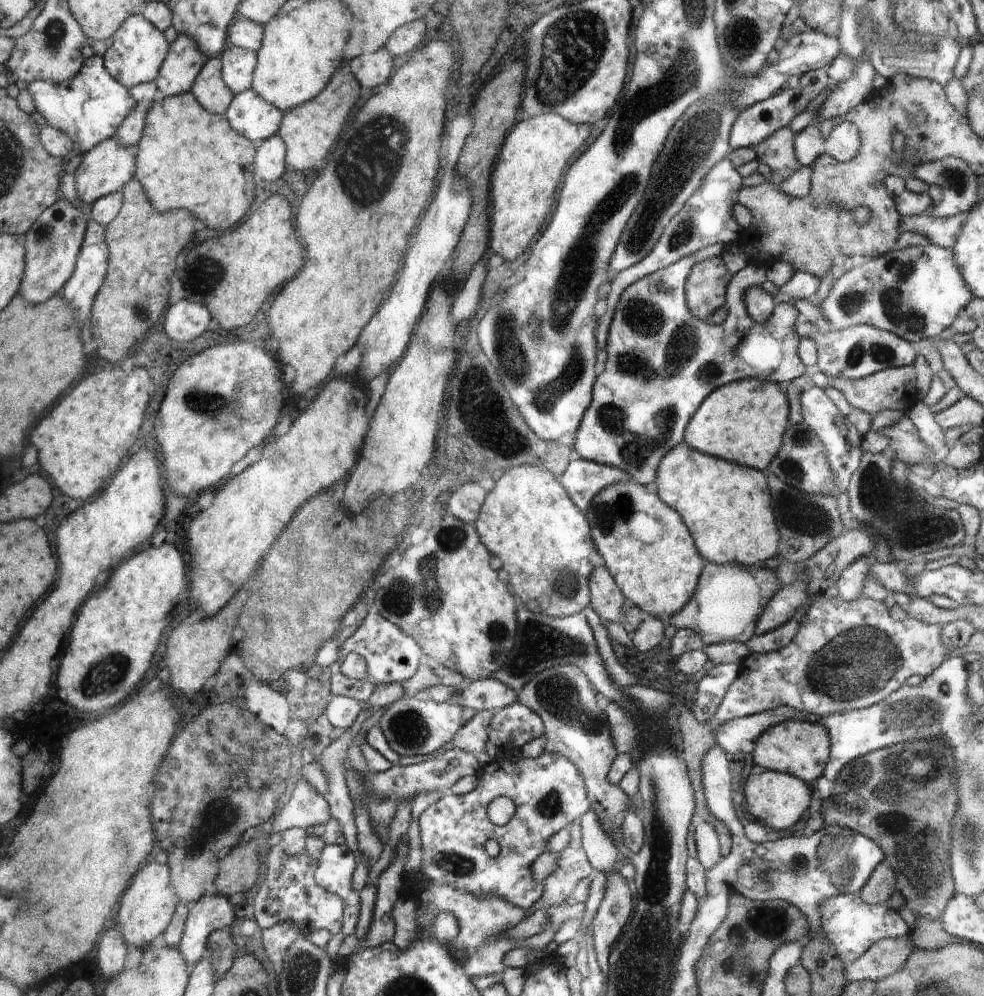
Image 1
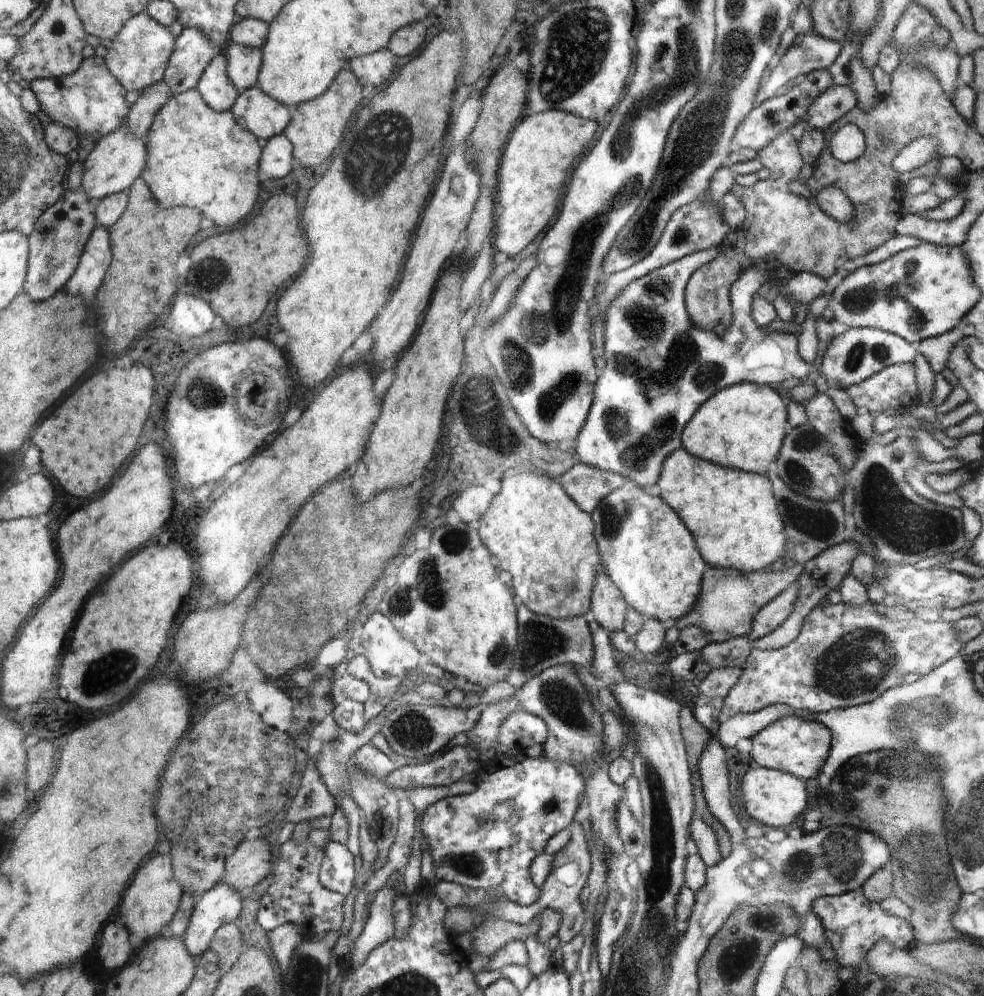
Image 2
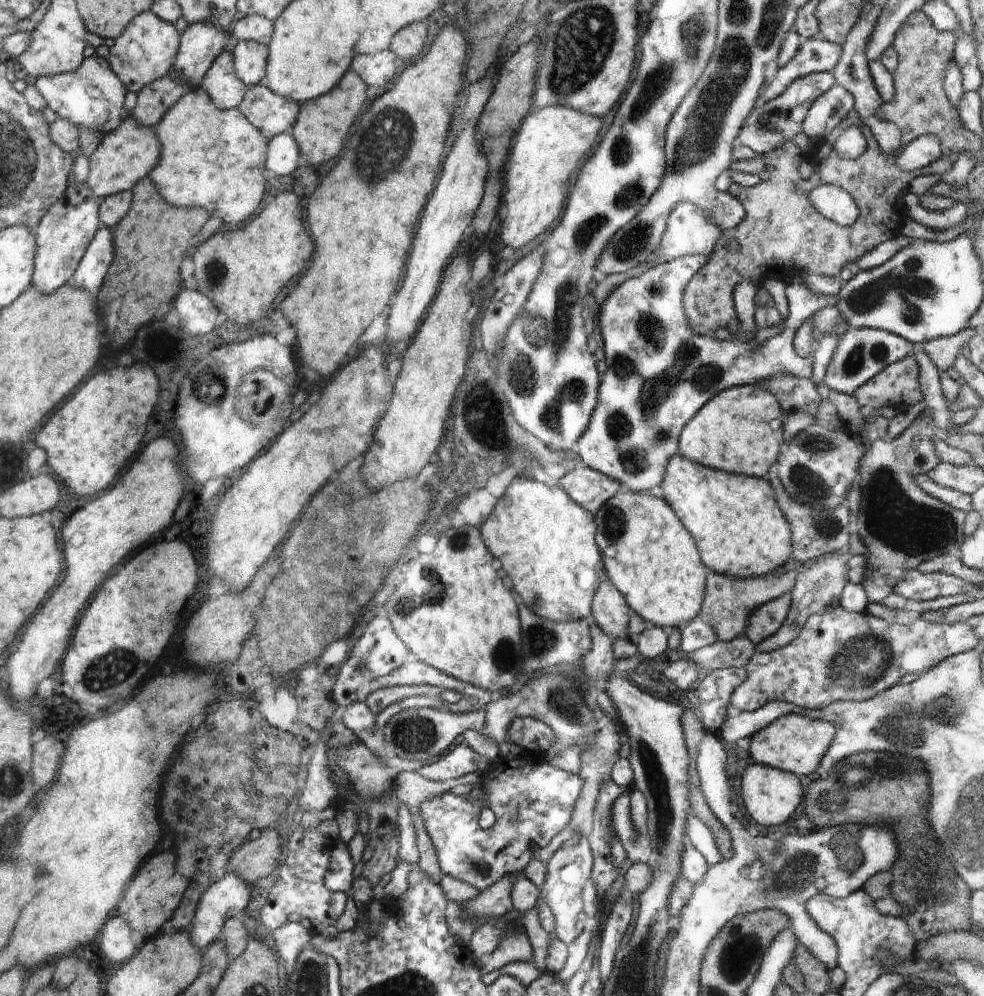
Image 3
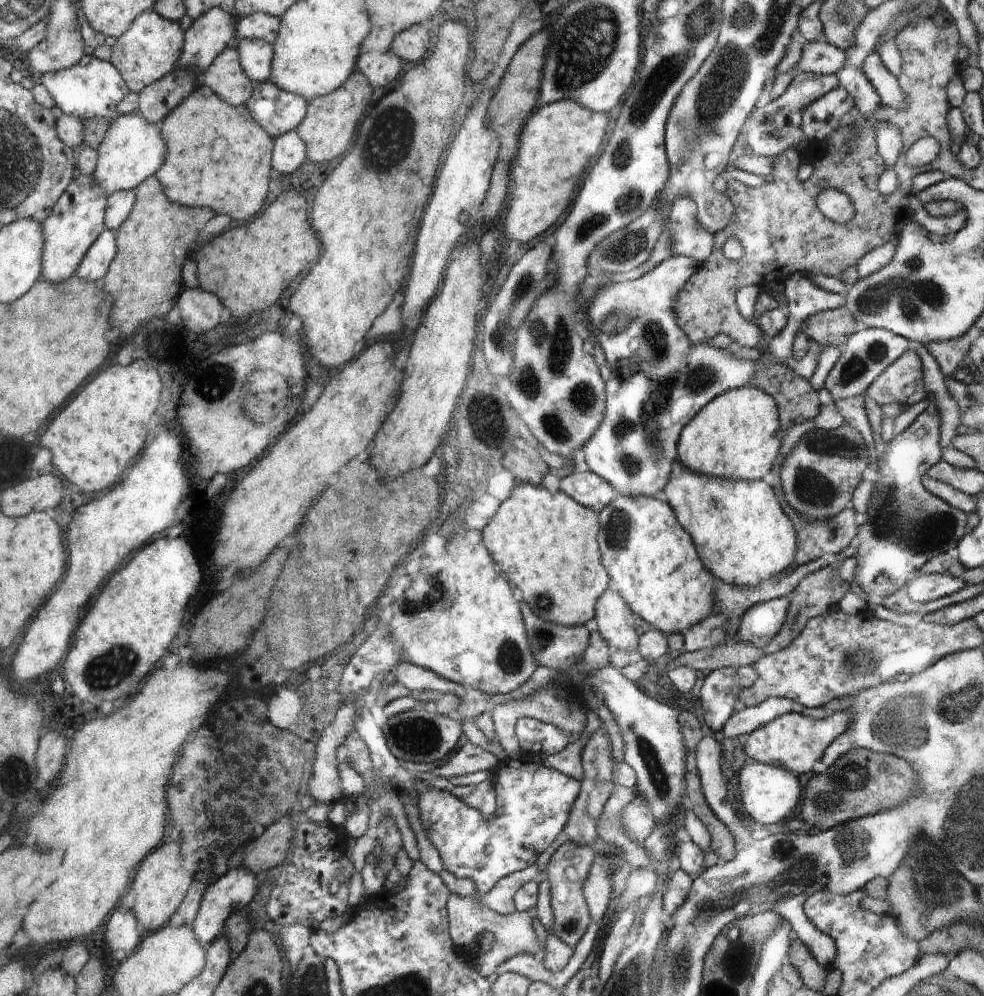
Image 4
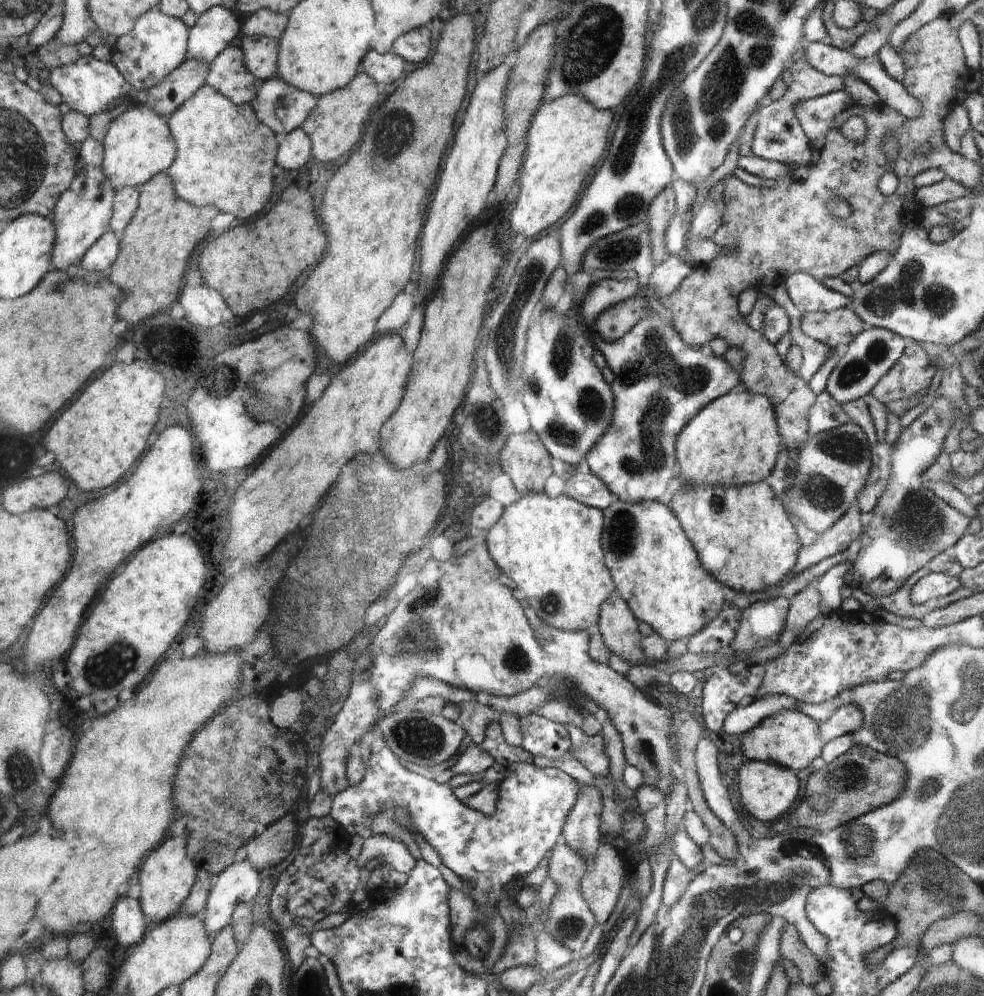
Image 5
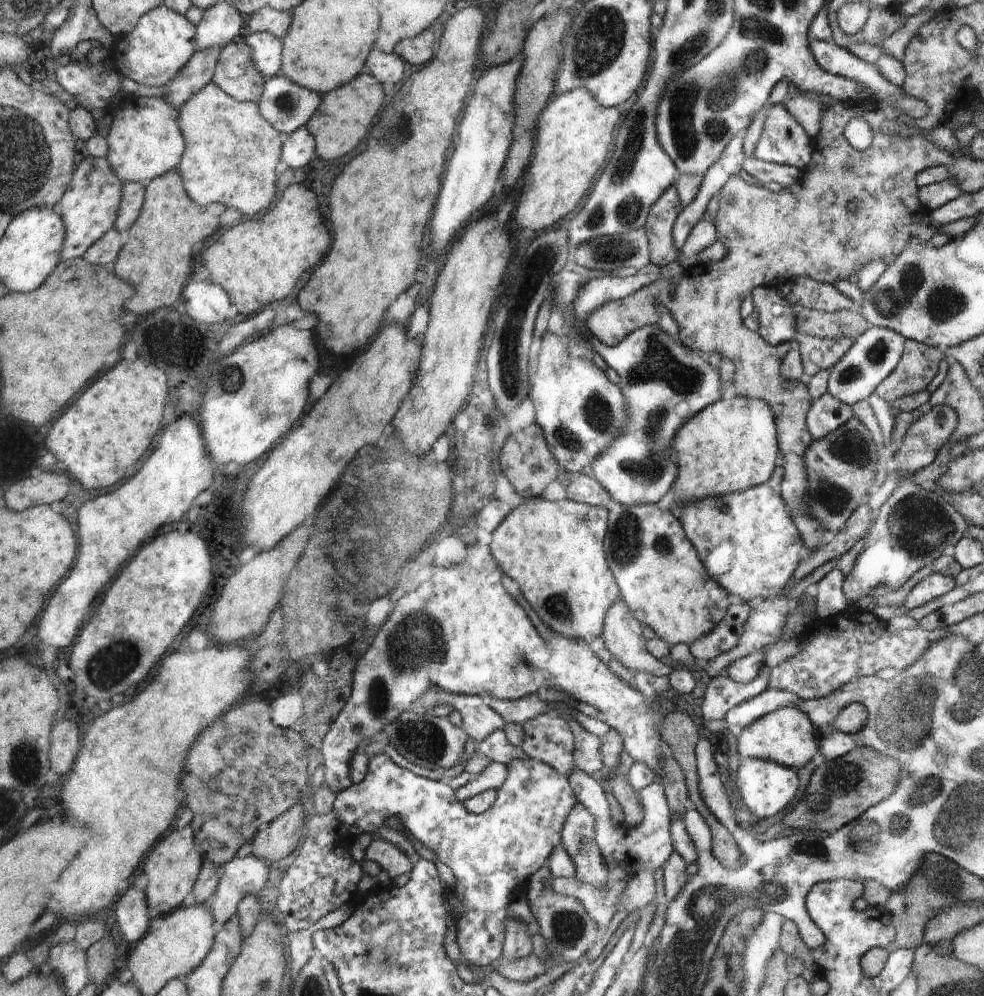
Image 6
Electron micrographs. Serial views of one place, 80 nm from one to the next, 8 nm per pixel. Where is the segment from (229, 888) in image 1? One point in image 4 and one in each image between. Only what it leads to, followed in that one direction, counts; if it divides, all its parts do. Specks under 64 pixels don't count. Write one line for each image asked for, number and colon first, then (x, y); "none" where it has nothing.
2: (252, 861)
3: (256, 859)
4: (269, 850)

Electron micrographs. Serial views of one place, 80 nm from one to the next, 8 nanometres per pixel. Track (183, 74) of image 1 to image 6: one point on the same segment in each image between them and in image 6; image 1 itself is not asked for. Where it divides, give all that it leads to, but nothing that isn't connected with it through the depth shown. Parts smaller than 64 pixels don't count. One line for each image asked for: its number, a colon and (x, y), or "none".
2: (195, 49)
3: (202, 43)
4: (207, 38)
5: (214, 30)
6: (219, 25)

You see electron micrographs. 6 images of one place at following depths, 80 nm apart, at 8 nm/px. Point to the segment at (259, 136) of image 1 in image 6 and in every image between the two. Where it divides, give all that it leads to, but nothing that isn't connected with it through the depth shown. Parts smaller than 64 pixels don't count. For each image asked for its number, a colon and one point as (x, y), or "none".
2: (264, 116)
3: (270, 114)
4: (277, 112)
5: (283, 108)
6: (286, 106)

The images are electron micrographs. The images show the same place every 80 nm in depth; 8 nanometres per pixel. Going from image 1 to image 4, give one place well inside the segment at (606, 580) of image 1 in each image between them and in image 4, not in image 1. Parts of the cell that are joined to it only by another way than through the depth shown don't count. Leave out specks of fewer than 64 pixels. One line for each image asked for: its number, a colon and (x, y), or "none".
2: (608, 604)
3: (611, 611)
4: (615, 620)

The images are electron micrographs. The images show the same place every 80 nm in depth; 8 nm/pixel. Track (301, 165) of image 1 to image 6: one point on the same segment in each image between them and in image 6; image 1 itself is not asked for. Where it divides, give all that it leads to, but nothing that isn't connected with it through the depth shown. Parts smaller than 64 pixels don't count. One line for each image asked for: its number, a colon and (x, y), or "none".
2: (315, 128)
3: (322, 124)
4: (330, 122)
5: (334, 126)
6: (341, 121)

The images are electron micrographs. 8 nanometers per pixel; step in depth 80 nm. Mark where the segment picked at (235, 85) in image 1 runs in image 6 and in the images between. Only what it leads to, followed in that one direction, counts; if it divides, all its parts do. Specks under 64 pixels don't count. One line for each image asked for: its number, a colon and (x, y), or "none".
2: (244, 63)
3: (250, 58)
4: (255, 56)
5: (261, 54)
6: (267, 51)

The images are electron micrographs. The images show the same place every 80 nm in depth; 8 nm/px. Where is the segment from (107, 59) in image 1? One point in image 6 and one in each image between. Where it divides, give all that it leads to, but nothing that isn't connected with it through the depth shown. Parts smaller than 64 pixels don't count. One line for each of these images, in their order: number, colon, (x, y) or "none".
2: (140, 54)
3: (146, 51)
4: (150, 50)
5: (156, 47)
6: (163, 42)

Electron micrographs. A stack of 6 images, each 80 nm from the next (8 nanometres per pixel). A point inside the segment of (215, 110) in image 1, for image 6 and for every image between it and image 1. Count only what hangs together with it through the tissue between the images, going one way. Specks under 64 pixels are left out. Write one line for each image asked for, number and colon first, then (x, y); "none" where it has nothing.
2: (216, 87)
3: (227, 90)
4: (225, 78)
5: (227, 73)
6: (234, 74)

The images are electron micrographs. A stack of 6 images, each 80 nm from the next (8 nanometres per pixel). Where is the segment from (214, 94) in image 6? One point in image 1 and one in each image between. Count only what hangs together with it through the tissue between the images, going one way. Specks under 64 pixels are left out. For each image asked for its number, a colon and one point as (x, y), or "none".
1: (189, 158)
2: (200, 157)
3: (212, 157)
4: (220, 157)
5: (226, 158)

